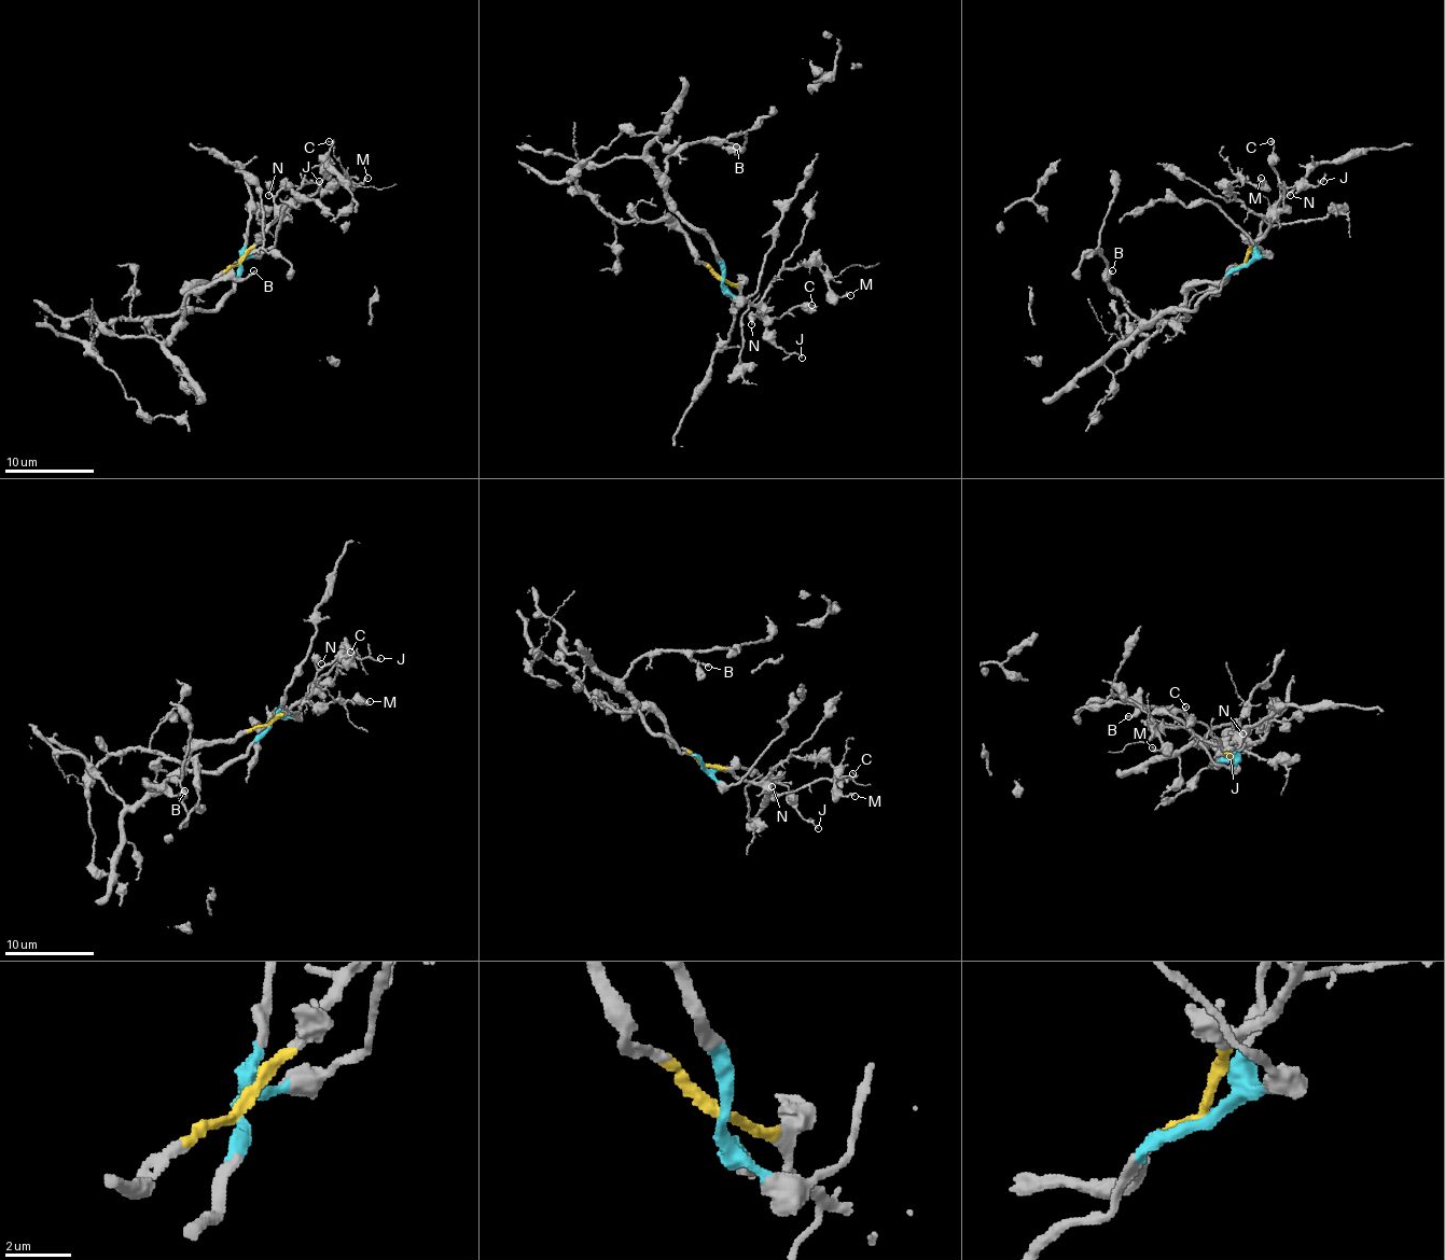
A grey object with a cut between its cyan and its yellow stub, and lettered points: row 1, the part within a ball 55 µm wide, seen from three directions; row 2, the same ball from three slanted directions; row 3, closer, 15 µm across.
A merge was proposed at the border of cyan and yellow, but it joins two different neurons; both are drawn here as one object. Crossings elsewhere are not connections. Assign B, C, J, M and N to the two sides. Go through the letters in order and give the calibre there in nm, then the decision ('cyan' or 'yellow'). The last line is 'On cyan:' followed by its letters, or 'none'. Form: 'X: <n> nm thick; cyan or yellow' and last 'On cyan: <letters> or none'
B: 190 nm thick; cyan
C: 160 nm thick; yellow
J: 120 nm thick; yellow
M: 180 nm thick; yellow
N: 160 nm thick; yellow
On cyan: B

